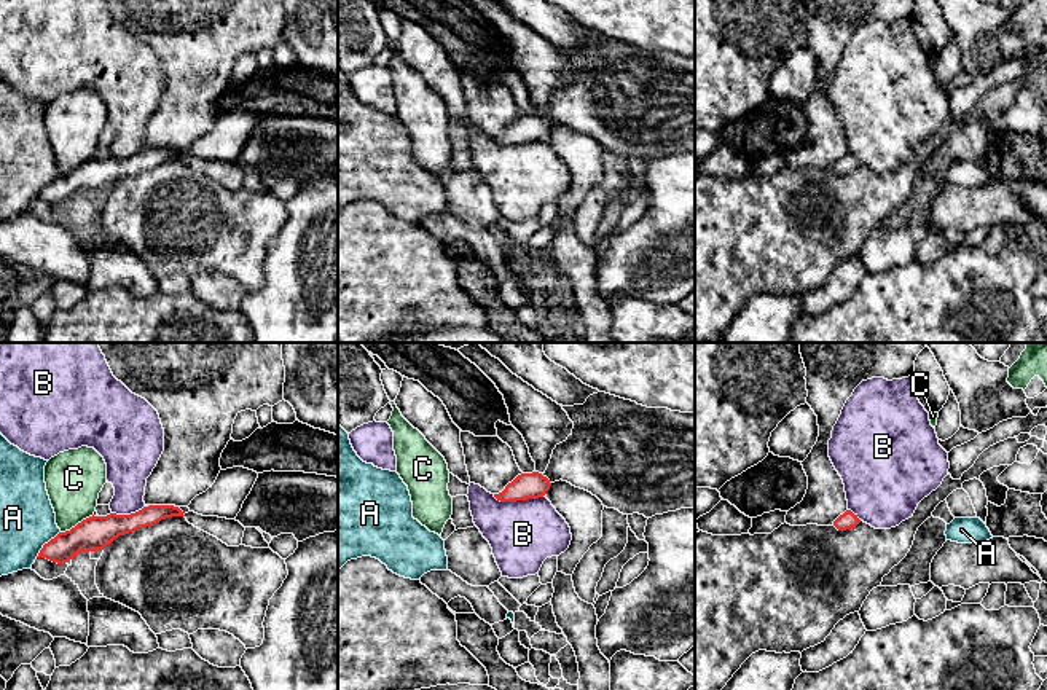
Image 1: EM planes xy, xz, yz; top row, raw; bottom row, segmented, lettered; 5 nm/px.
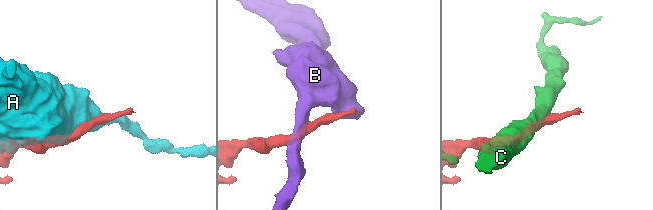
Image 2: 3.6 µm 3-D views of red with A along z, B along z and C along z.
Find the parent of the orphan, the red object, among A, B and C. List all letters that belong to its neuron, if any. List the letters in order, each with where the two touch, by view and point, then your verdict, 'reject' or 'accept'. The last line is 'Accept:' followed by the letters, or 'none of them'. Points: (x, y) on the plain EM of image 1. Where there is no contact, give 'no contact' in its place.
A: contact xy (45, 187); reject
B: contact xz (518, 142); reject
C: contact xy (78, 166); reject
Accept: none of them

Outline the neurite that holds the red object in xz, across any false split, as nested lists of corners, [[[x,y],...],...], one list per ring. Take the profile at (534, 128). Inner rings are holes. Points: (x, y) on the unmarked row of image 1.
[[[606,35],[593,37],[583,48],[563,49],[574,65],[572,76],[556,88],[543,116],[521,116],[494,140],[500,145],[539,142],[555,124],[567,124],[596,139],[604,150],[623,158],[639,156],[645,161],[695,151],[695,54],[680,56],[668,51],[647,51]]]

